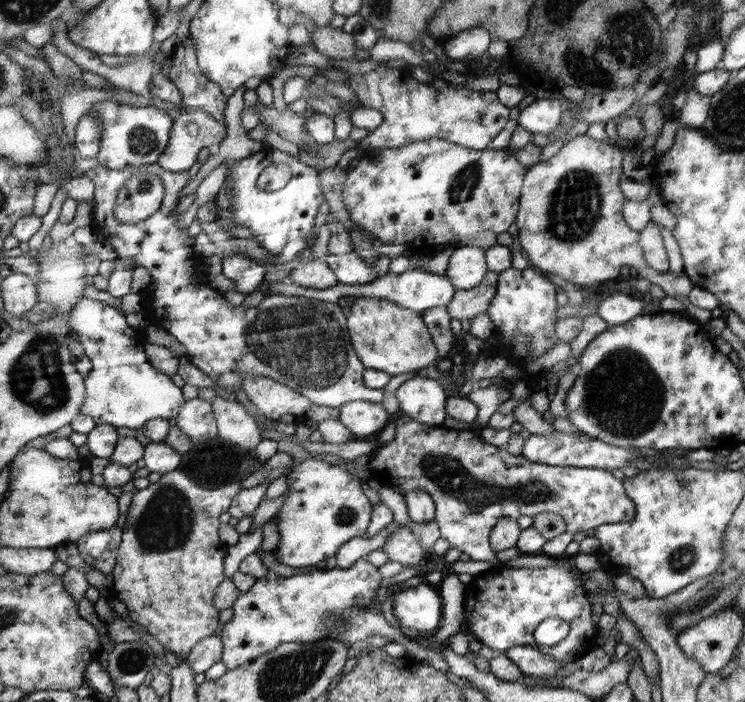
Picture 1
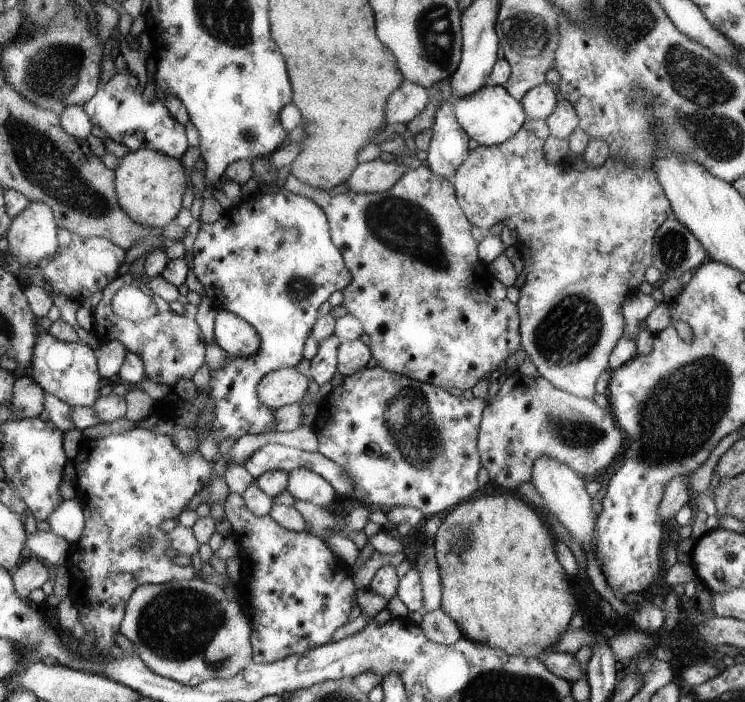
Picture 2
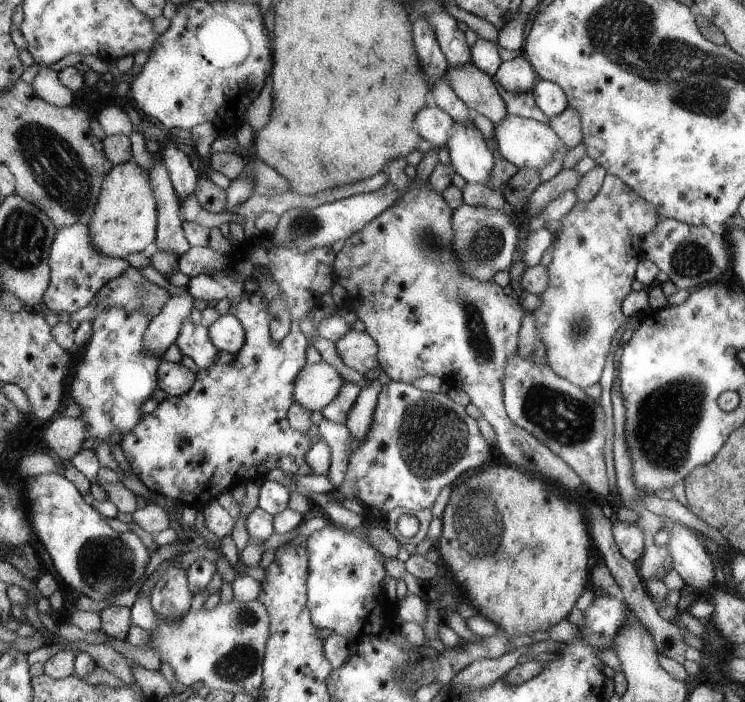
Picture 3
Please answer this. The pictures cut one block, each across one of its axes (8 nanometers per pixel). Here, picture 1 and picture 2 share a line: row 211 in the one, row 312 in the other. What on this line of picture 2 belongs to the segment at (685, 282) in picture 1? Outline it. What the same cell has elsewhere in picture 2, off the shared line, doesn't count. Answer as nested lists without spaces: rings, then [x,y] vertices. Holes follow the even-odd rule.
[[[524,125],[524,128],[521,129],[519,133],[499,146],[486,147],[479,145],[476,150],[472,150],[469,153],[468,159],[457,169],[456,175],[454,176],[452,182],[456,188],[456,195],[459,198],[459,206],[464,212],[466,212],[467,218],[472,222],[473,226],[476,226],[476,228],[480,228],[482,232],[487,233],[495,224],[500,224],[500,222],[502,222],[504,227],[508,226],[508,228],[516,230],[518,233],[518,248],[525,256],[525,261],[527,262],[528,268],[528,276],[526,276],[526,282],[524,282],[524,286],[522,286],[520,289],[520,300],[518,300],[517,304],[520,312],[520,321],[523,323],[523,325],[520,326],[520,334],[523,335],[524,351],[526,351],[526,355],[530,358],[530,361],[534,364],[534,366],[536,366],[539,376],[541,378],[547,379],[548,382],[550,382],[554,387],[558,387],[559,390],[567,391],[569,394],[578,397],[592,399],[594,398],[594,392],[596,392],[596,390],[594,390],[594,386],[596,386],[596,380],[598,380],[598,376],[600,376],[600,374],[606,370],[606,366],[608,366],[608,356],[611,356],[611,354],[615,351],[615,347],[619,345],[619,341],[623,337],[624,330],[626,329],[626,320],[623,318],[624,302],[626,302],[628,297],[632,296],[632,292],[634,292],[634,290],[638,290],[638,286],[643,285],[644,270],[648,270],[648,266],[652,264],[652,244],[654,244],[656,230],[658,230],[658,228],[660,228],[660,226],[672,216],[673,211],[671,210],[671,202],[664,193],[663,187],[659,184],[659,180],[657,179],[657,176],[654,174],[653,170],[644,169],[643,167],[634,167],[633,165],[628,165],[623,159],[609,156],[608,160],[606,160],[606,163],[602,164],[602,167],[588,167],[586,170],[584,170],[584,172],[578,172],[578,170],[574,170],[574,168],[570,167],[570,160],[558,165],[548,164],[544,157],[543,144],[544,140],[532,134],[532,132],[526,129]]]

